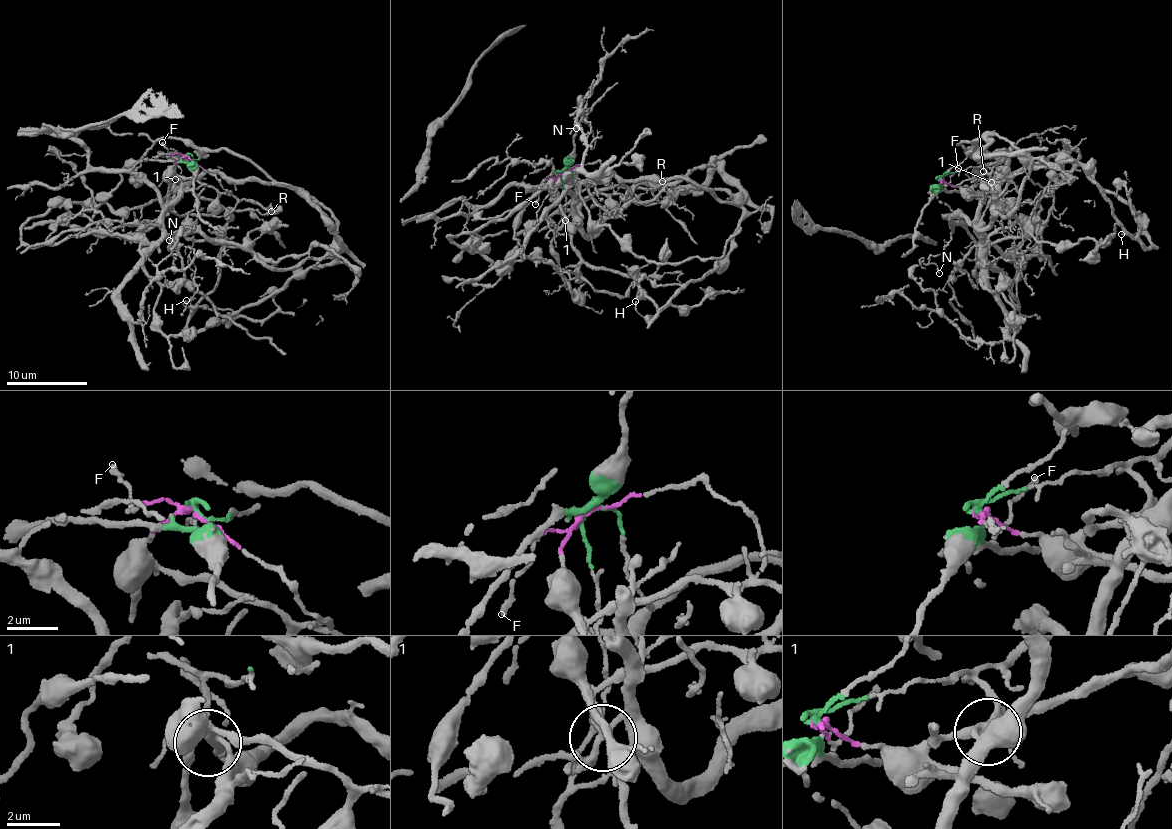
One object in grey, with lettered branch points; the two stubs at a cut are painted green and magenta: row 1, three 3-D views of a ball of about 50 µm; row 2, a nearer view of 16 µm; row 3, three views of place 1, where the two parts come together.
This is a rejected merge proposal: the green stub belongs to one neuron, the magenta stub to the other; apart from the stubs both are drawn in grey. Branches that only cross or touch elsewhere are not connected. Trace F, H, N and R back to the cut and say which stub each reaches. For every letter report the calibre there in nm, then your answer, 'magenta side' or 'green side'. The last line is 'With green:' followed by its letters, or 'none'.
F: calibre 200 nm; magenta side
H: calibre 140 nm; magenta side
N: calibre 140 nm; green side
R: calibre 130 nm; magenta side
With green: N

